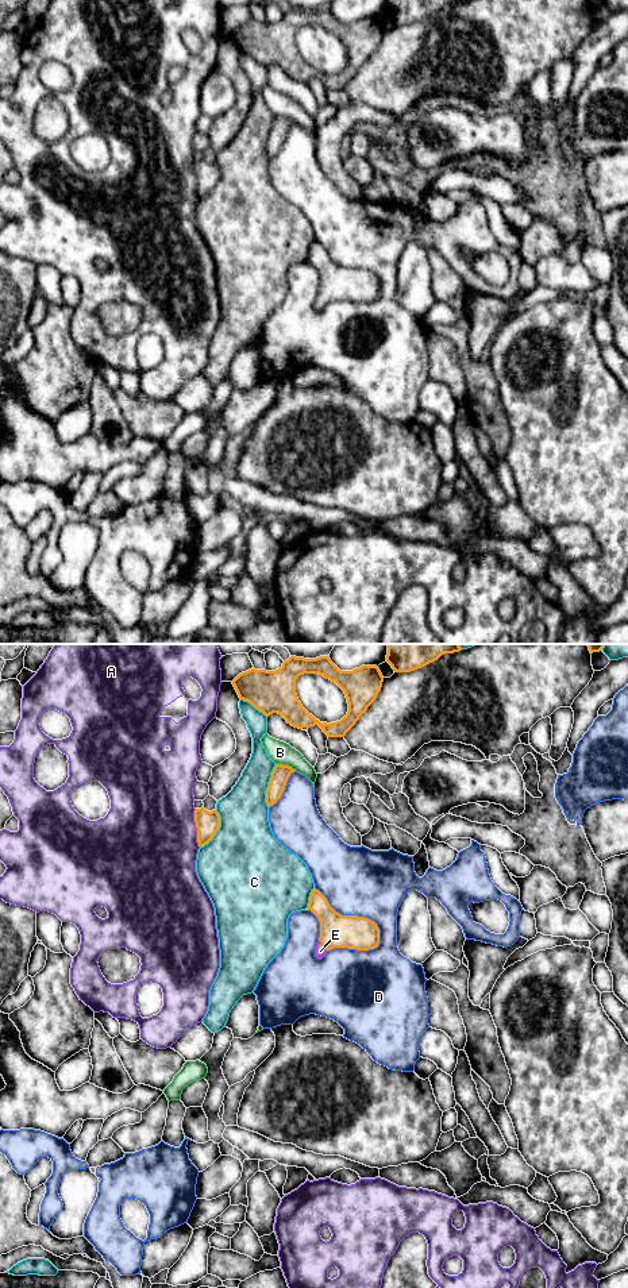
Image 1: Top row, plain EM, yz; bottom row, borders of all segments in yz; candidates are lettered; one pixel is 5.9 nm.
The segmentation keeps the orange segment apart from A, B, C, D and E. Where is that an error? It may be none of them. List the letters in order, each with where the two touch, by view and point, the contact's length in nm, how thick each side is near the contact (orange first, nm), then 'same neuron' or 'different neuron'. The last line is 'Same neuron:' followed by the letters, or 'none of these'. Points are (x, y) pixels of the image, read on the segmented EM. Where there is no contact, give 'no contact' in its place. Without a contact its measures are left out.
A: meets orange in yz at (196, 826); contact 240 nm long; 140 nm thick on the orange side, 500 nm on the other; different neuron
B: meets orange in yz at (286, 766); contact 130 nm long; 110 nm thick on the orange side, 140 nm on the other; different neuron
C: meets orange in yz at (269, 786); contact 260 nm long; 110 nm thick on the orange side, 300 nm on the other; different neuron
D: meets orange in yz at (355, 916); contact 500 nm long; 200 nm thick on the orange side, 400 nm on the other; different neuron
E: meets orange in yz at (323, 945); contact 80 nm long; 200 nm thick on the orange side, 60 nm on the other; same neuron
Same neuron: E

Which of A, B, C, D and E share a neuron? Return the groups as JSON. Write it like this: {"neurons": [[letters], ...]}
{"neurons": [["A"], ["B"], ["C"], ["D"], ["E"]]}

